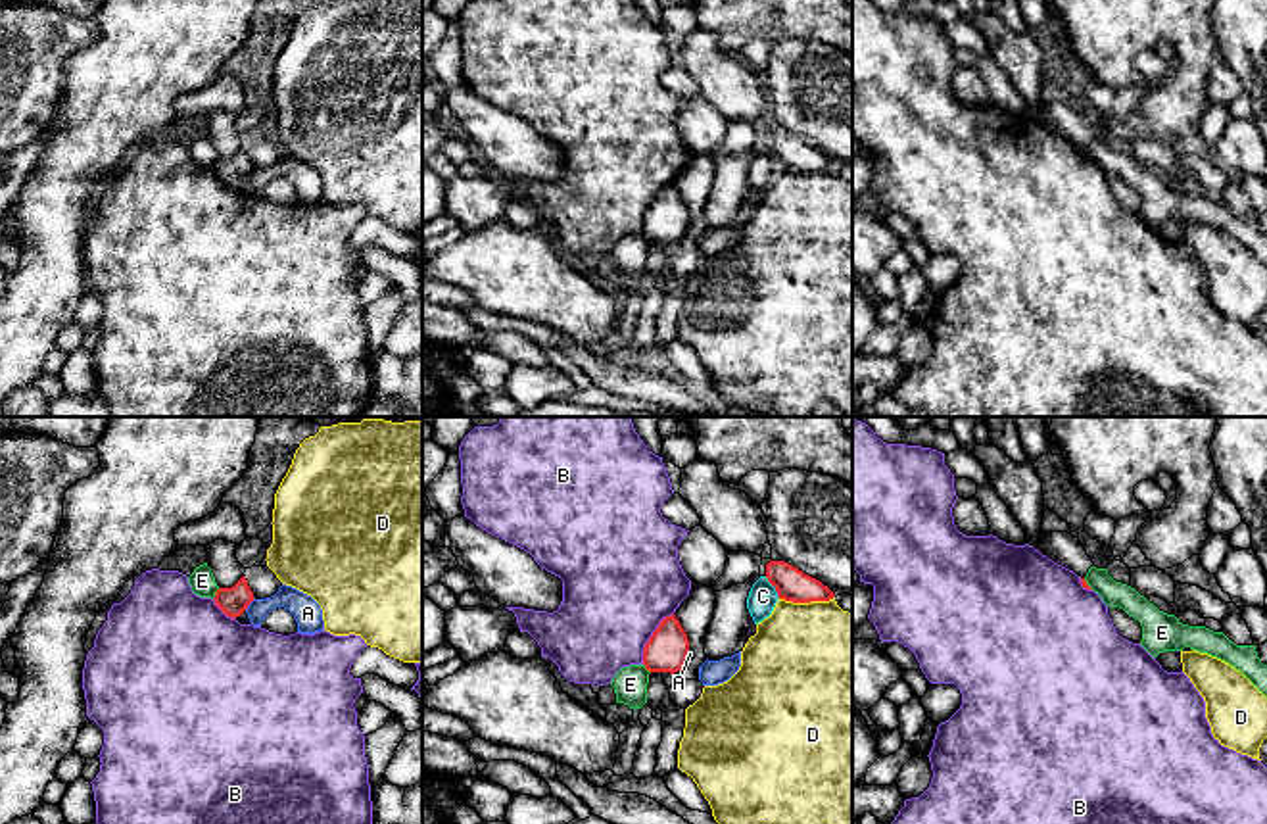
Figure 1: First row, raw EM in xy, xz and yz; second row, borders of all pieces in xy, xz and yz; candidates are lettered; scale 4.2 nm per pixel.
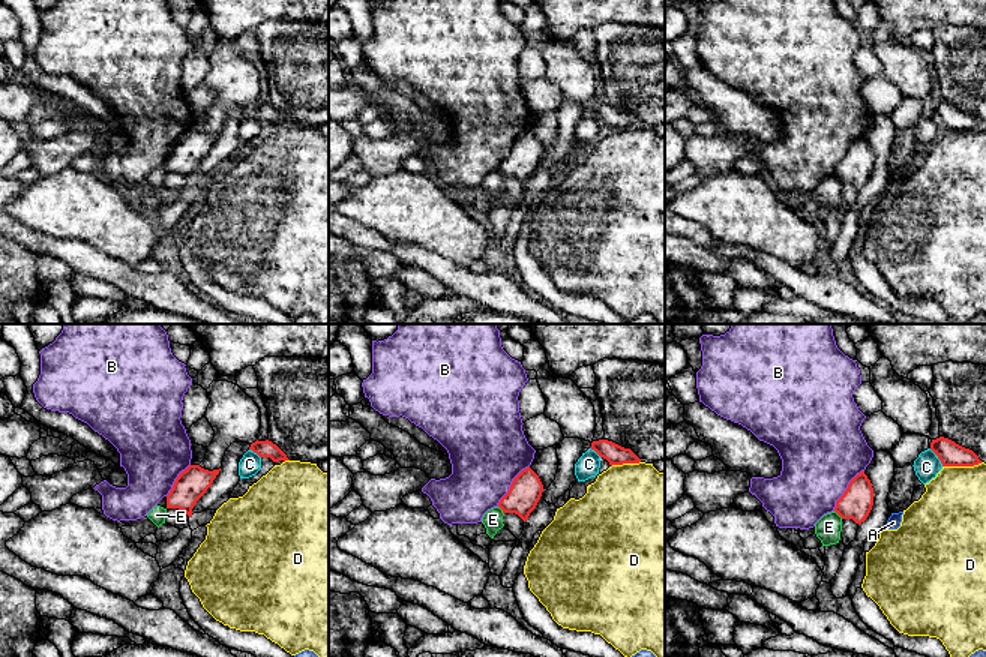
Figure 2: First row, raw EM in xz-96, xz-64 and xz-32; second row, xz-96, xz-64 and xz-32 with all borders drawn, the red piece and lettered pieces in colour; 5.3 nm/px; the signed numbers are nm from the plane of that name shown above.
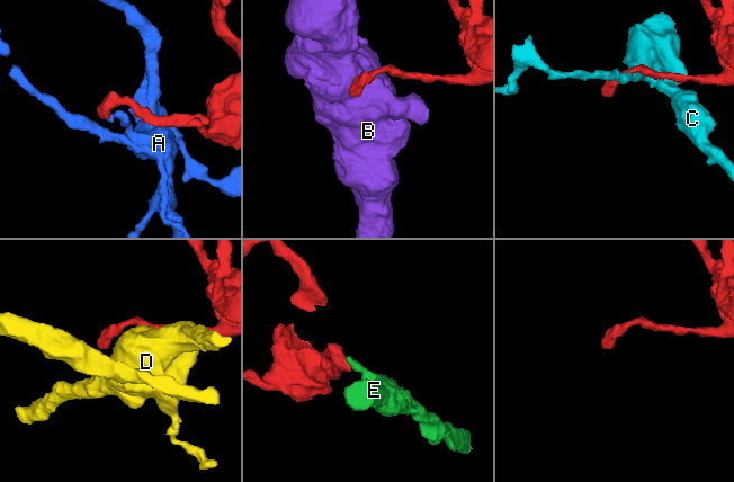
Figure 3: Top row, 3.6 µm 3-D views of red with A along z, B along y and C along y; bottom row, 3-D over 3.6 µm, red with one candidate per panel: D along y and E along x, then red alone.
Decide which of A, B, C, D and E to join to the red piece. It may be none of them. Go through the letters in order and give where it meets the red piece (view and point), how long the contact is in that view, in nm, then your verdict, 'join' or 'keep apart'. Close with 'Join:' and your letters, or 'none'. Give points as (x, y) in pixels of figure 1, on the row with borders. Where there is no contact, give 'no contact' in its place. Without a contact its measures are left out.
A: xy (250, 602) | 70 nm | keep apart
B: xz (651, 636) | 260 nm | keep apart
C: xz (774, 586) | 120 nm | keep apart
D: xz (807, 602) | 240 nm | keep apart
E: xy (215, 594) | 60 nm | keep apart
Join: none

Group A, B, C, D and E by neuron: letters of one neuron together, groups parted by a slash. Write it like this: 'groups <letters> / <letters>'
groups A / B / C / D / E

